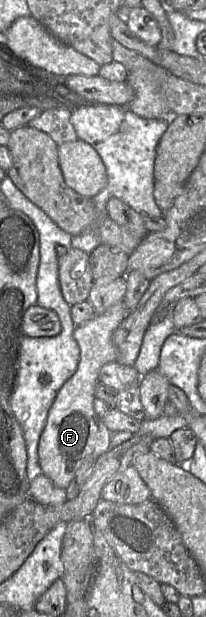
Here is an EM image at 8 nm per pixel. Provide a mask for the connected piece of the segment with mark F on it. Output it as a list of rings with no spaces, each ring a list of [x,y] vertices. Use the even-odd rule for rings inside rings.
[[[121,301],[74,329],[73,336],[80,348],[79,363],[73,376],[57,392],[38,445],[42,474],[60,489],[66,490],[69,487],[85,458],[97,459],[110,450],[112,432],[105,427],[102,418],[94,410],[94,390],[101,367],[117,360],[112,336],[126,314],[124,301]]]

